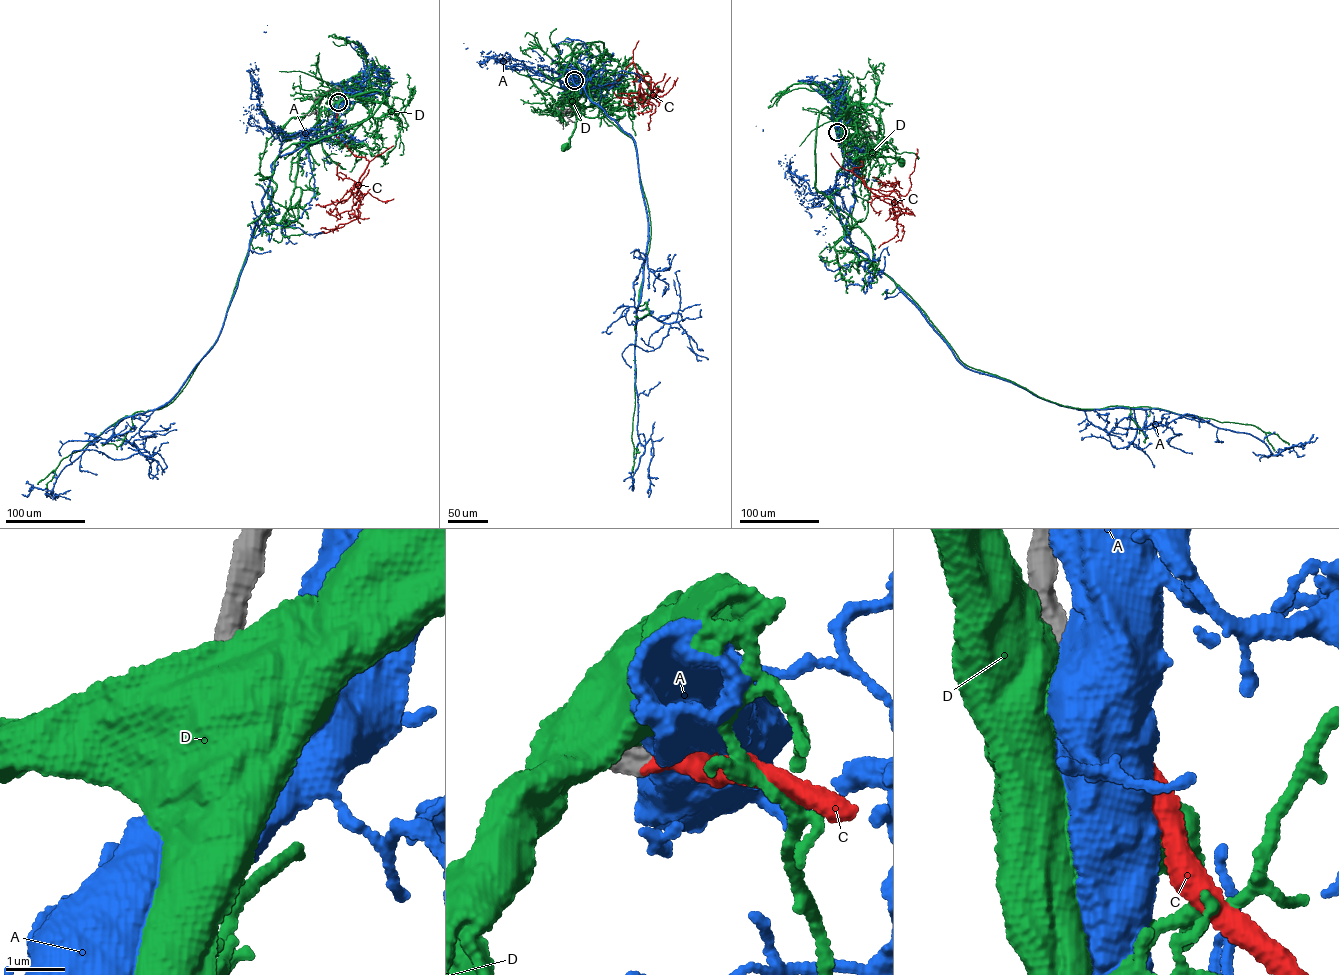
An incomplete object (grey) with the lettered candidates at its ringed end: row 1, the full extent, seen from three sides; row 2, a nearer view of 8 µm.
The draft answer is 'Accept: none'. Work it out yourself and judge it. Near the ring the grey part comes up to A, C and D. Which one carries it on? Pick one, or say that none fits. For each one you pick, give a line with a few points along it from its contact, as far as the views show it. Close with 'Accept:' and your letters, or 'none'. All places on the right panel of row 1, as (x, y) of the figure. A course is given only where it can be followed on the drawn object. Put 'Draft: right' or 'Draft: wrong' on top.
Draft: wrong
C: via (837, 132), (848, 155), (862, 161), (862, 166), (852, 171), (872, 193), (897, 204), (897, 233), (878, 247)
Accept: C

